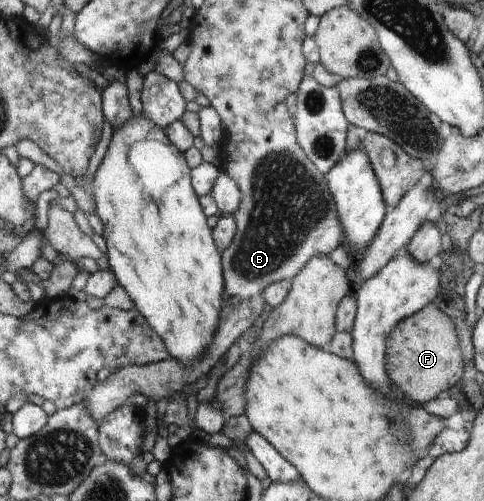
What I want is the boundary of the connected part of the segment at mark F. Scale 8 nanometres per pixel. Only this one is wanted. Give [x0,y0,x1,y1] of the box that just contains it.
[388,302,463,407]

